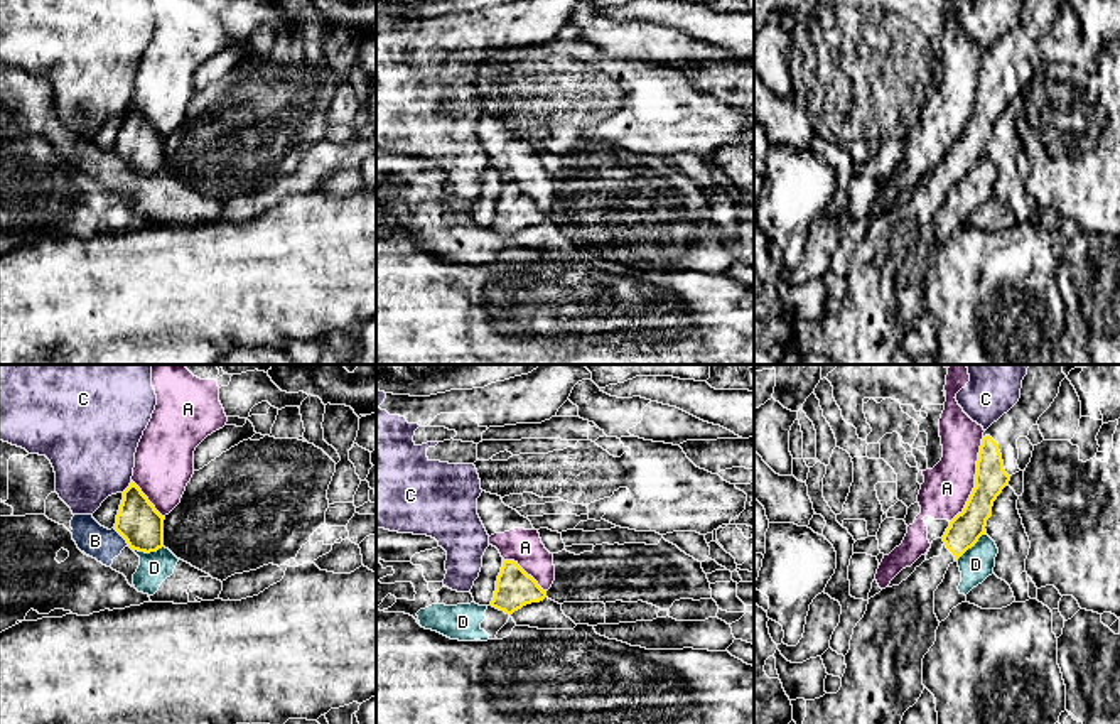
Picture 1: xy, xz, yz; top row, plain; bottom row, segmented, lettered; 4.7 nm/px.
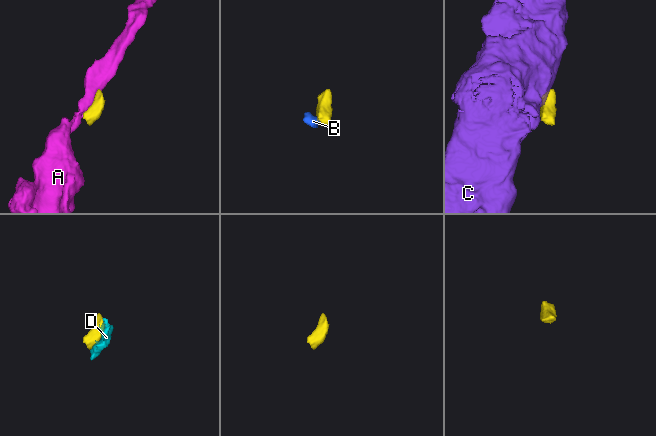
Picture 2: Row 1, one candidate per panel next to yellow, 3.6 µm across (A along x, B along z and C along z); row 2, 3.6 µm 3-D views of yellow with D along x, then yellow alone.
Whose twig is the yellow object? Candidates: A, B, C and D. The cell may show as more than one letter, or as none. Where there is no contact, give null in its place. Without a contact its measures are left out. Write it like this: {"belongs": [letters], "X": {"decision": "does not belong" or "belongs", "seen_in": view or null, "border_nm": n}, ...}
{"belongs": [], "A": {"decision": "does not belong", "seen_in": "yz", "border_nm": 440}, "B": {"decision": "does not belong", "seen_in": "xy", "border_nm": 120}, "C": {"decision": "does not belong", "seen_in": "xy", "border_nm": 80}, "D": {"decision": "does not belong", "seen_in": "xy", "border_nm": 150}}

